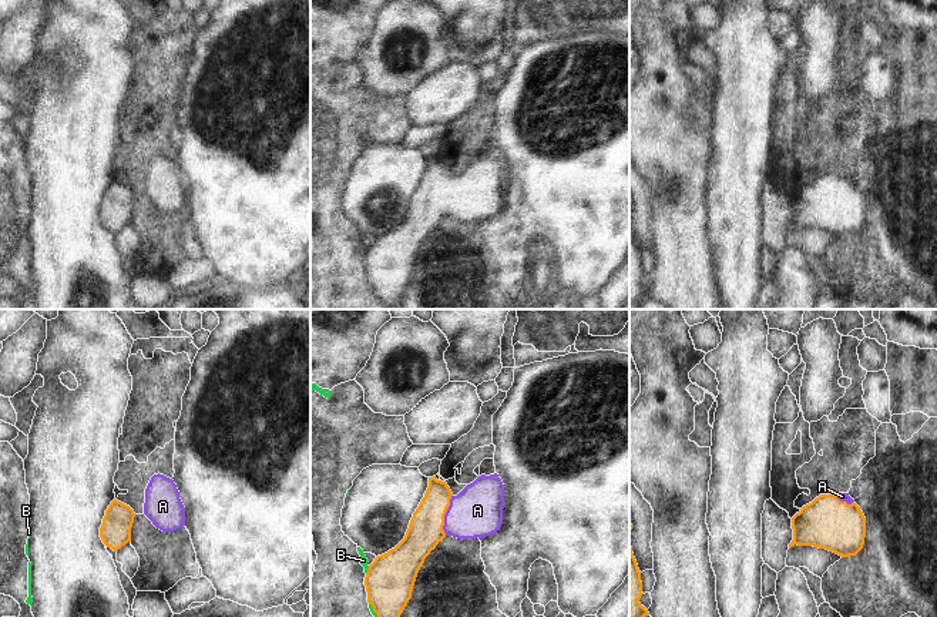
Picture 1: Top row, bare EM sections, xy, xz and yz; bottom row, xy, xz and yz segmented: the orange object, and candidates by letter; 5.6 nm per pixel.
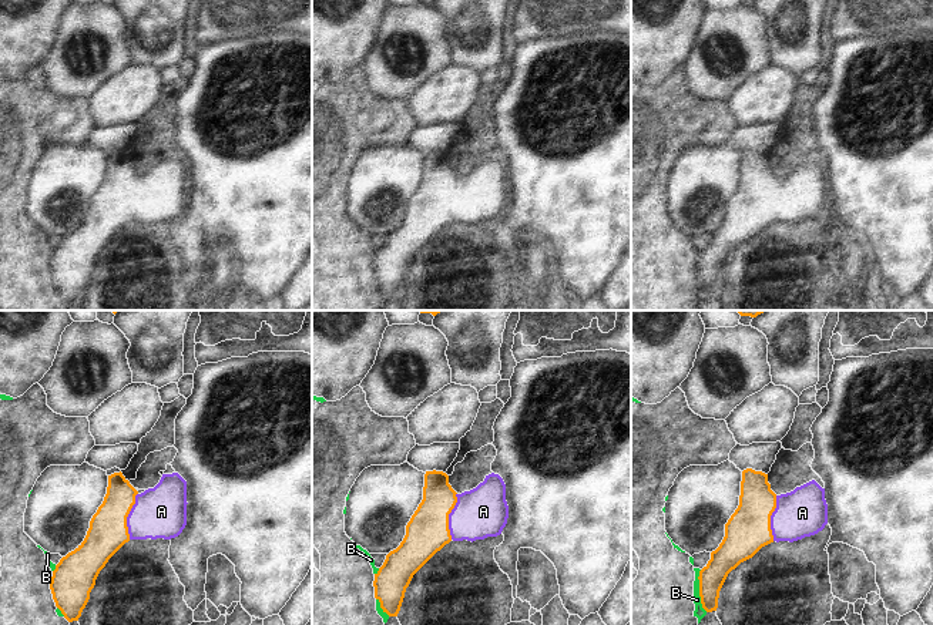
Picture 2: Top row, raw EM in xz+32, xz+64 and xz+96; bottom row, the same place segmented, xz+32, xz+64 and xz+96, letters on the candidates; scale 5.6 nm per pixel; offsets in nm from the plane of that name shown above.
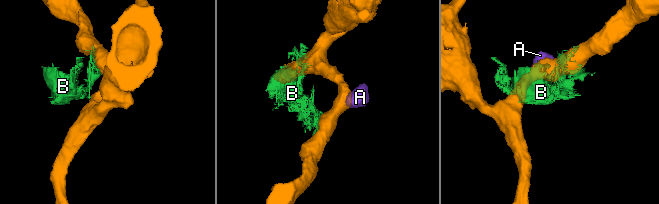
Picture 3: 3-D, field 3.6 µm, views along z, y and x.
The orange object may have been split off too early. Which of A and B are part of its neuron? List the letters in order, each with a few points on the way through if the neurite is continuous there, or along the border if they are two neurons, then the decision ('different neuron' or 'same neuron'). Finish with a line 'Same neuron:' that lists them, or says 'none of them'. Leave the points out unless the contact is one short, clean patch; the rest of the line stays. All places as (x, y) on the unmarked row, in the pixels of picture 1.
A: way xz (425, 213), (445, 194), (473, 194), (477, 191); same neuron
B: different neuron
Same neuron: A

